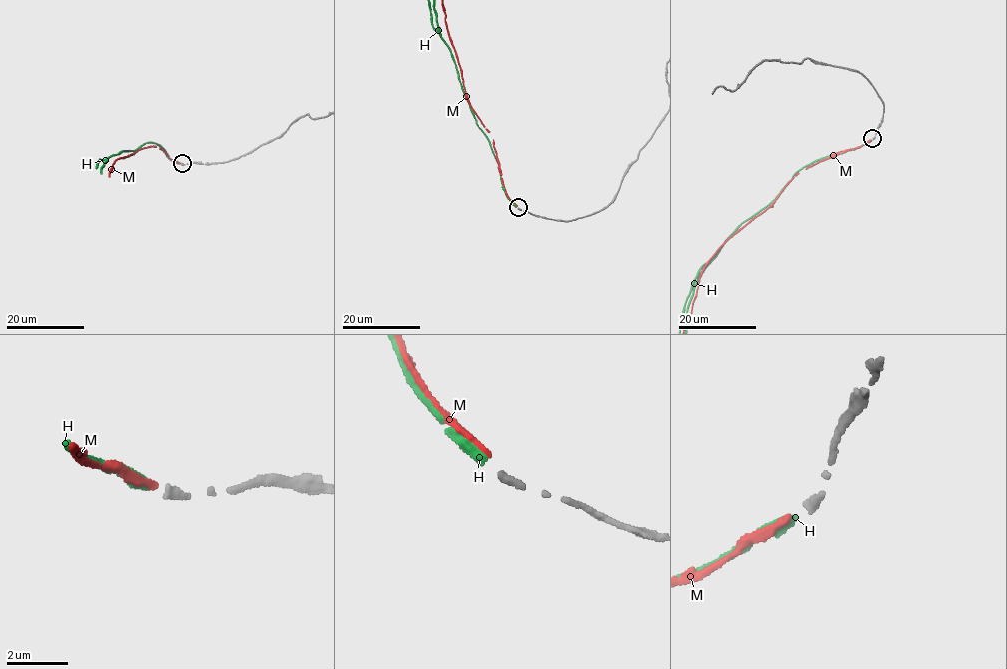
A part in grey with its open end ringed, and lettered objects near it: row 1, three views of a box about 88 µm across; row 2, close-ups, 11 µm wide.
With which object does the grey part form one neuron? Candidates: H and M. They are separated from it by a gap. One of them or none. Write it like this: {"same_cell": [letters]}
{"same_cell": ["H"]}

